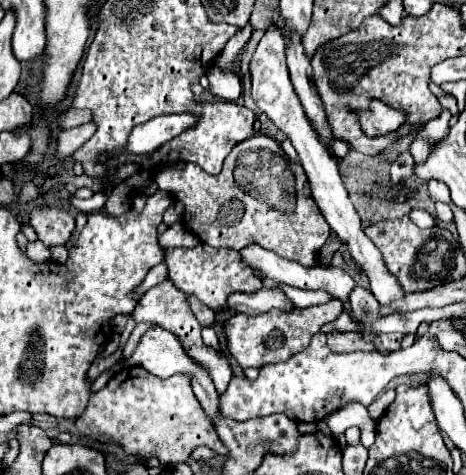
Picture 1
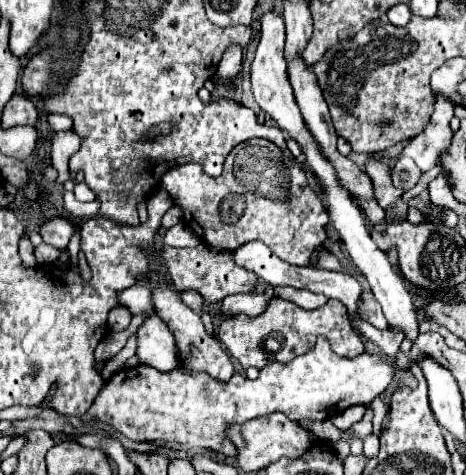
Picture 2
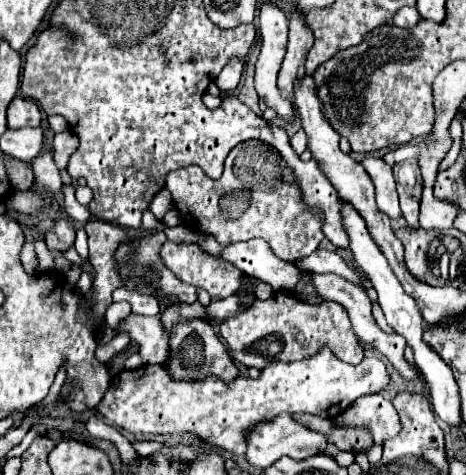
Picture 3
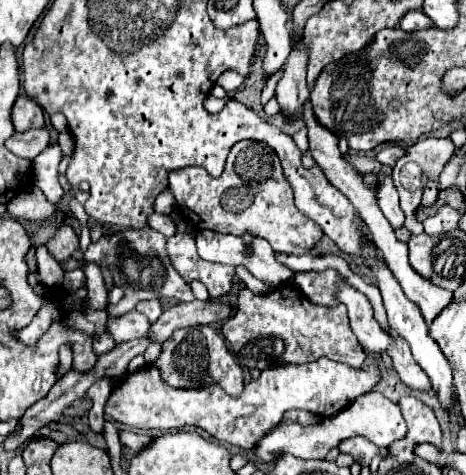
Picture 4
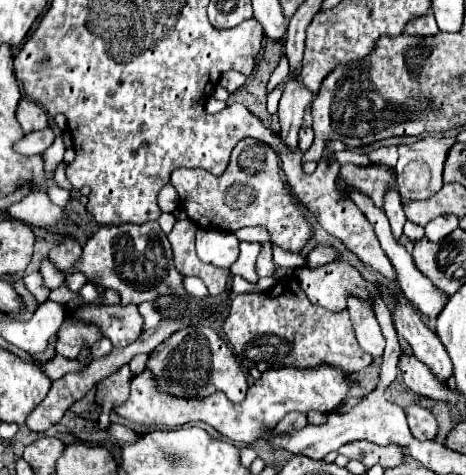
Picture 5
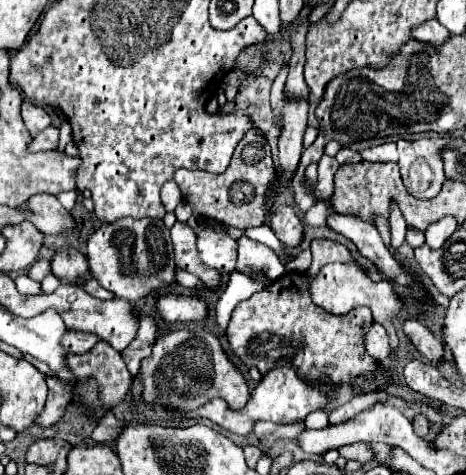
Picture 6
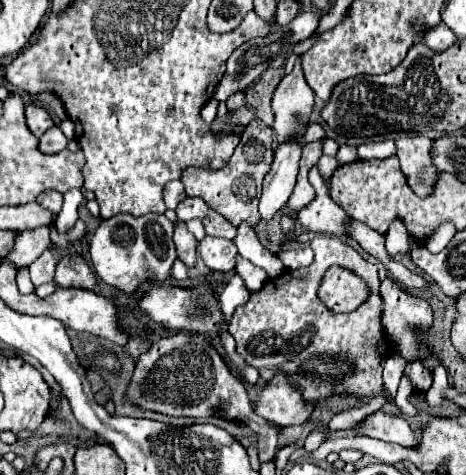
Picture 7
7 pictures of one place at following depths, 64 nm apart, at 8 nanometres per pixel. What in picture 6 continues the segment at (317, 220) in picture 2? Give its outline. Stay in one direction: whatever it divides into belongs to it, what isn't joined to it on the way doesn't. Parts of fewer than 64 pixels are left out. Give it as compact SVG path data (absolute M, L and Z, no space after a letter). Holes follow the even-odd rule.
M256 128L256 132L248 132L234 150L232 162L222 174L200 172L200 170L178 170L174 174L176 184L180 186L184 200L194 204L196 216L200 218L216 218L234 228L254 228L262 224L270 224L280 242L288 246L298 246L302 238L302 222L292 206L266 210L266 188L274 180L276 170L270 154L270 146L266 136Z

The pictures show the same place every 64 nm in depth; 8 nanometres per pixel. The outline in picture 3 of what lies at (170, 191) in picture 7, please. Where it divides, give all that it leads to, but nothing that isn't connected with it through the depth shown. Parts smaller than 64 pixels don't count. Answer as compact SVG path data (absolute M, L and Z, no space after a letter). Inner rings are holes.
M166 188L160 190L160 192L154 196L152 204L150 204L150 212L152 212L156 218L164 218L164 214L166 214L168 210L172 210L172 208L174 208L174 204L172 204L170 192L168 192Z

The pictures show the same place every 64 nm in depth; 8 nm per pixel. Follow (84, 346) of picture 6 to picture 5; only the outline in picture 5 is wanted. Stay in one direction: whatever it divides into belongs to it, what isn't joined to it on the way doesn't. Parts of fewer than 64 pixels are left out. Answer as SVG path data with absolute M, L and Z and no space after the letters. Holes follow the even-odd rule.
M66 318L66 322L60 328L60 336L56 340L56 352L66 358L78 358L84 346L92 346L100 338L102 334L96 326L86 326Z

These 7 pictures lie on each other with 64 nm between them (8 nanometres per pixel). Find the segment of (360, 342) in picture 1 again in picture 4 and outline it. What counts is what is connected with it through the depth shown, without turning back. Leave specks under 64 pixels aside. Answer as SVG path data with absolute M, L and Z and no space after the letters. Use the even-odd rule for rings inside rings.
M294 282L278 284L264 296L248 288L240 290L234 314L222 324L222 334L244 368L264 370L282 364L304 364L320 356L350 364L352 368L362 368L366 362L366 352L350 330L346 308L342 304L334 308L310 304Z

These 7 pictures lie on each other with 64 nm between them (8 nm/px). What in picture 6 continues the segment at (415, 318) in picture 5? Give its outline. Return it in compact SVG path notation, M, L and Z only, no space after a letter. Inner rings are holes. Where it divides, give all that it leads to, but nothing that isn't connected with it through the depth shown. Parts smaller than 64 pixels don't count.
M408 320L408 322L404 322L402 328L404 328L404 332L412 338L414 346L418 348L418 352L420 352L426 360L430 360L430 362L434 362L434 364L440 364L440 362L442 362L442 356L444 356L442 340L436 338L436 336L432 336L432 332L430 332L422 322L418 322L418 320Z

